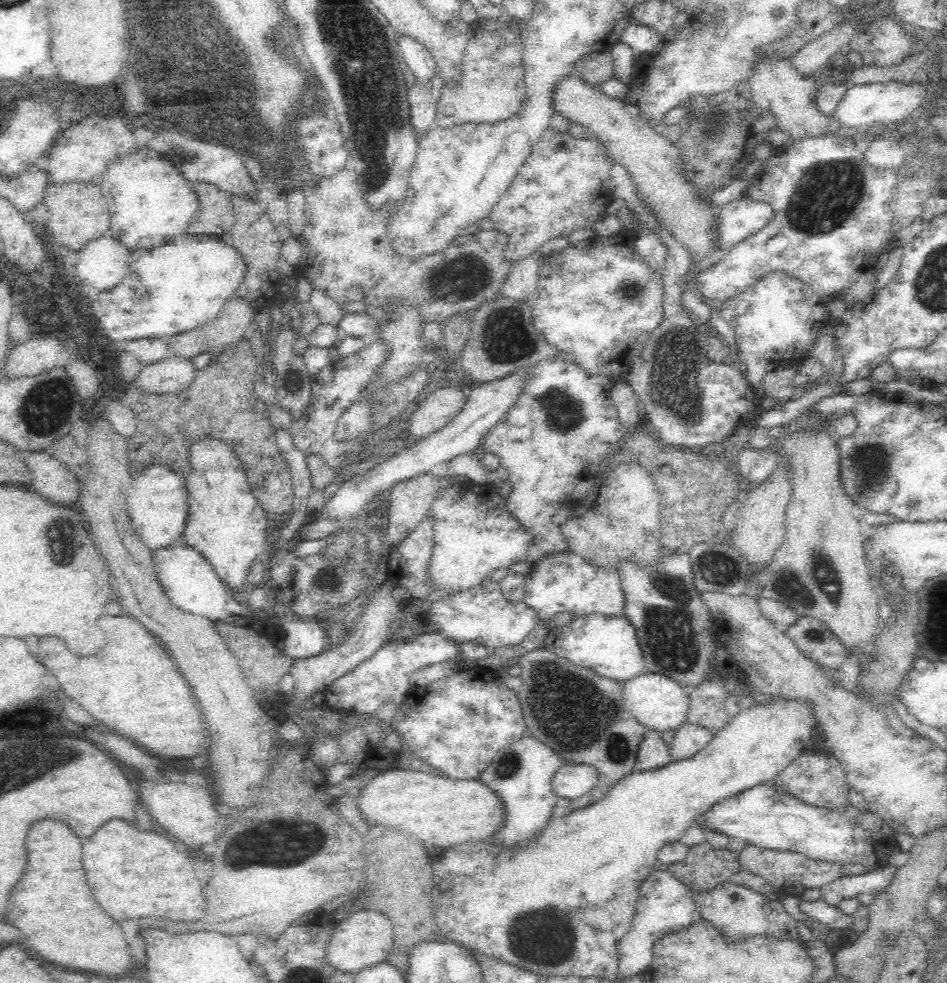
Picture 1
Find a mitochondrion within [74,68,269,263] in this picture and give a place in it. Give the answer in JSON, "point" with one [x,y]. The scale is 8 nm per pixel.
{"point":[188,153]}

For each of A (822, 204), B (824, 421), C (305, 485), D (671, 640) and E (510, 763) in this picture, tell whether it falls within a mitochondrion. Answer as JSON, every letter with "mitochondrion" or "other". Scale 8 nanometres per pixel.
{"A":"mitochondrion","B":"other","C":"other","D":"mitochondrion","E":"mitochondrion"}

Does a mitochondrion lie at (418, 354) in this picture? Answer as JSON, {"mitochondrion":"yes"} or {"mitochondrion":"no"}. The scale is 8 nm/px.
{"mitochondrion":"no"}

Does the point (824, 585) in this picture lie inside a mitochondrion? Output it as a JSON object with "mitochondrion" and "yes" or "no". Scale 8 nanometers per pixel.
{"mitochondrion":"yes"}

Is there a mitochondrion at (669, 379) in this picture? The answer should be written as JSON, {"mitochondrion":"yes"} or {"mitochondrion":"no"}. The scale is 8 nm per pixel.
{"mitochondrion":"yes"}

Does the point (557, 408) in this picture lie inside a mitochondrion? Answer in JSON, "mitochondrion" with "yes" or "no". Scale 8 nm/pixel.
{"mitochondrion":"yes"}

